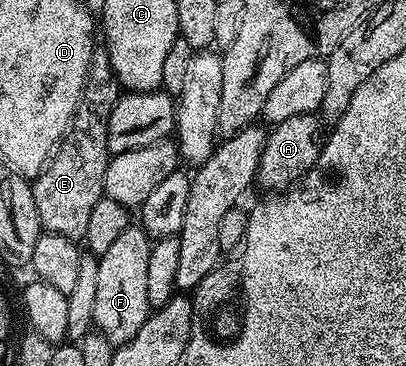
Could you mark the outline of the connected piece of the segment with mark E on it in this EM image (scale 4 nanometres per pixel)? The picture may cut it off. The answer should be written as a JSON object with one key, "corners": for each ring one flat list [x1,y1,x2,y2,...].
{"corners":[[94,45,87,80,58,135,57,147,29,178,38,231,50,238,65,241,74,248,88,239,95,200,106,193,105,177,111,155,105,150,105,125,107,112,111,112,111,104,119,96,117,83,109,63,109,53,105,51,104,45]]}

